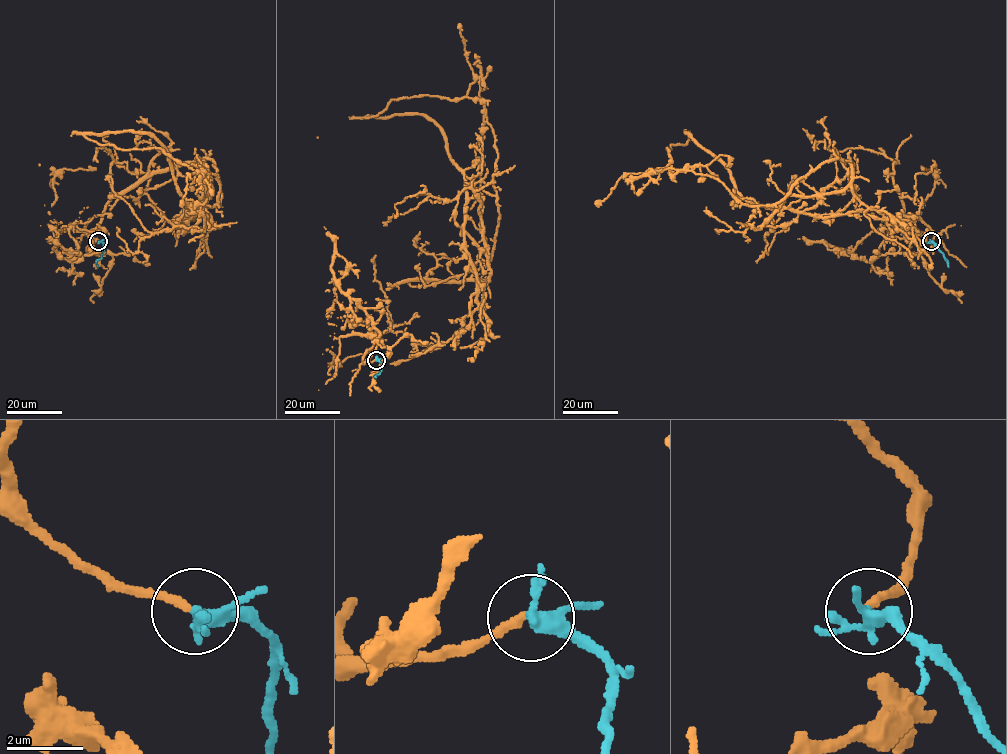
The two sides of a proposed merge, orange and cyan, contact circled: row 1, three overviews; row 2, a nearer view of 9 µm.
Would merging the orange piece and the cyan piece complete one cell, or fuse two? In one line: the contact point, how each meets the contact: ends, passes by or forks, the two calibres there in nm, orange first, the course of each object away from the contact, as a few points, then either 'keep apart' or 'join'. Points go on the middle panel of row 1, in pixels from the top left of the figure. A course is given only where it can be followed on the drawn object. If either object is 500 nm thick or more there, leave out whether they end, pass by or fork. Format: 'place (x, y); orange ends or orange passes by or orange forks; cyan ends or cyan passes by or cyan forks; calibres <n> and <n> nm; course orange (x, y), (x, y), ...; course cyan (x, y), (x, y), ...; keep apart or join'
place (376, 360); orange ends; cyan forks; calibres 220 and 280 nm; course orange (376, 359), (362, 357), (390, 330), (438, 348), (488, 281), (471, 278), (494, 245), (497, 151), (459, 23); course cyan (376, 359), (381, 363), (381, 370), (376, 377); join

